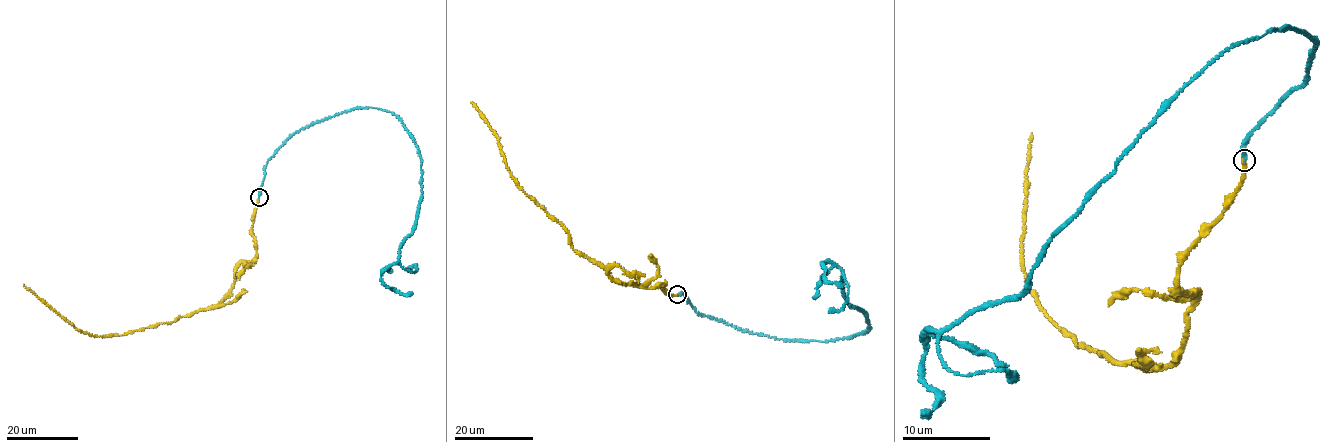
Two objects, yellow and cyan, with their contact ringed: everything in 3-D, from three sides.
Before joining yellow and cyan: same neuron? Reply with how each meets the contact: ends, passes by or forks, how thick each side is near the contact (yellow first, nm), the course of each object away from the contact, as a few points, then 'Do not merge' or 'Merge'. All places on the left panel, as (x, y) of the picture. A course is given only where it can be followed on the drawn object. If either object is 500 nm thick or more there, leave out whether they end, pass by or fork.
At the ring yellow ends. At the ring cyan ends. Thickness 190 nm (yellow) against 320 nm. Course of yellow: (259, 198), (251, 229), (257, 257), (239, 264), (230, 293), (207, 309), (124, 334), (93, 336), (23, 284). Course of cyan: (259, 197), (271, 157), (297, 132), (357, 108), (396, 114), (418, 151), (422, 193), (381, 281), (413, 293). Merge

